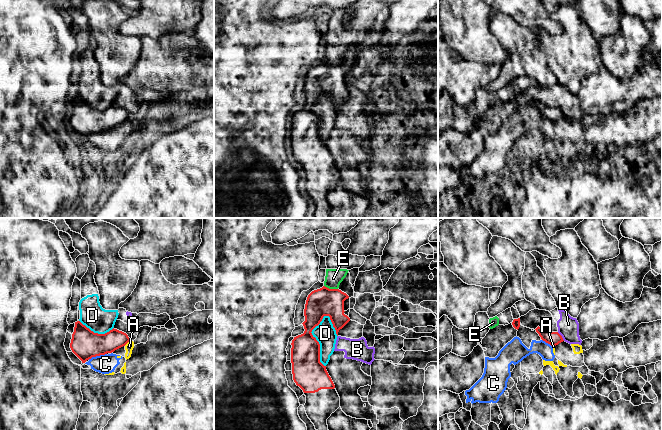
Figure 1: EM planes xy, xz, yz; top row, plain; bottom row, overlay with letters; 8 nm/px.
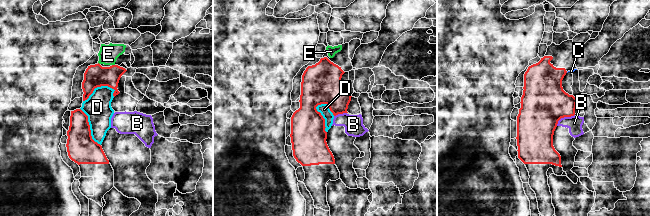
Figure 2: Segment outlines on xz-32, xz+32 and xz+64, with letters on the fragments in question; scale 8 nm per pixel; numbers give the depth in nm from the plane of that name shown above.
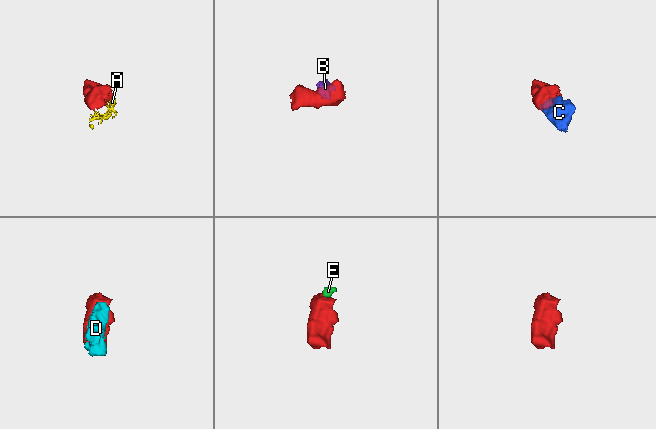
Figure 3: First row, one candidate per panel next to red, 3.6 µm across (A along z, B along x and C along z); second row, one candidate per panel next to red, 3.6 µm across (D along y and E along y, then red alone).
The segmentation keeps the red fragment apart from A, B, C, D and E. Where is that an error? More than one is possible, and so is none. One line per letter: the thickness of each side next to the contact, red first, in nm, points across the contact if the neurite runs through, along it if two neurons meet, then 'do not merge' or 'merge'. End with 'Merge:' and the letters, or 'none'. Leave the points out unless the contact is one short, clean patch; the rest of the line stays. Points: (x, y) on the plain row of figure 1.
A: 180 nm thick on the red side, 70 nm on the other; border along xy (130, 116), (124, 121); do not merge
B: 110 nm thick on the red side, 180 nm on the other; border along yz (557, 108), (564, 116); do not merge
C: 240 nm thick on the red side, 160 nm on the other; do not merge
D: 240 nm thick on the red side, 170 nm on the other; do not merge
E: 220 nm thick on the red side, 140 nm on the other; border along xz (324, 61), (337, 65); do not merge
Merge: none

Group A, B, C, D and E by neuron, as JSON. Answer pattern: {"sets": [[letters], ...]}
{"sets": [["A", "C"], ["B"], ["D", "E"]]}

